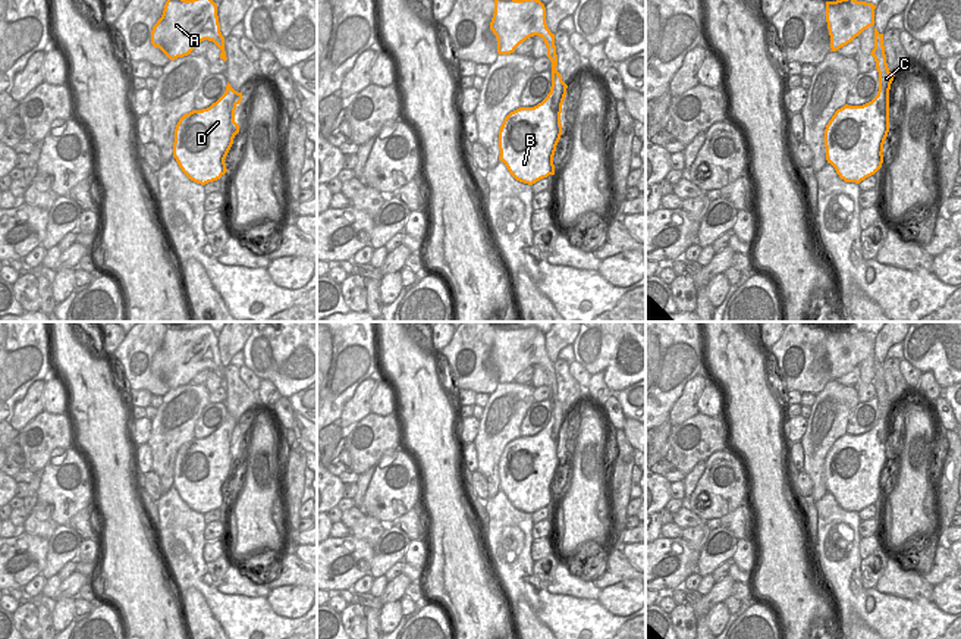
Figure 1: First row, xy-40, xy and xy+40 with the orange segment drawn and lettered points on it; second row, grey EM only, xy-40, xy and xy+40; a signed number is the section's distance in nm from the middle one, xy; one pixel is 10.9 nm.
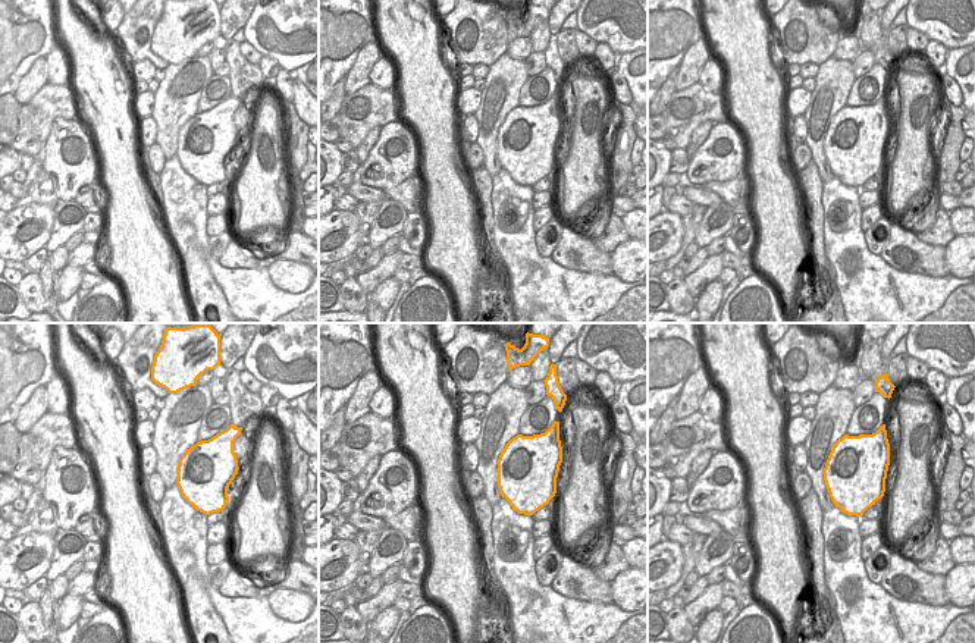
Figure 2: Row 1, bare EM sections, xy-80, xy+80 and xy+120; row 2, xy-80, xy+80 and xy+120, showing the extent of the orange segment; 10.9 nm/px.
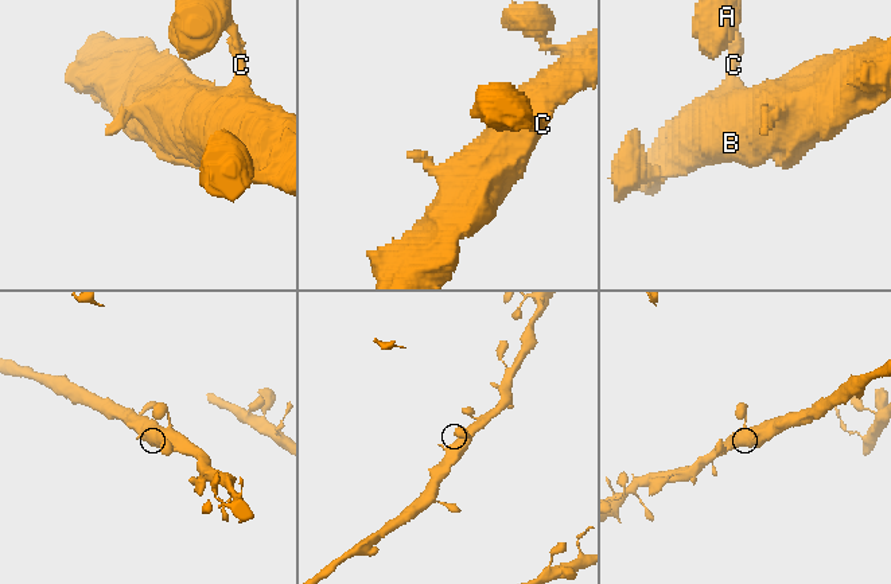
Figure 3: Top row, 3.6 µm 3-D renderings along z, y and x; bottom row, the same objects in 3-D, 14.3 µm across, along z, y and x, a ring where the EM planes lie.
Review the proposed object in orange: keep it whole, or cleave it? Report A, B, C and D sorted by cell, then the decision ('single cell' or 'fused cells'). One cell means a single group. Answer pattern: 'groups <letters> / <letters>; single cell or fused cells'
groups A B C D; single cell

